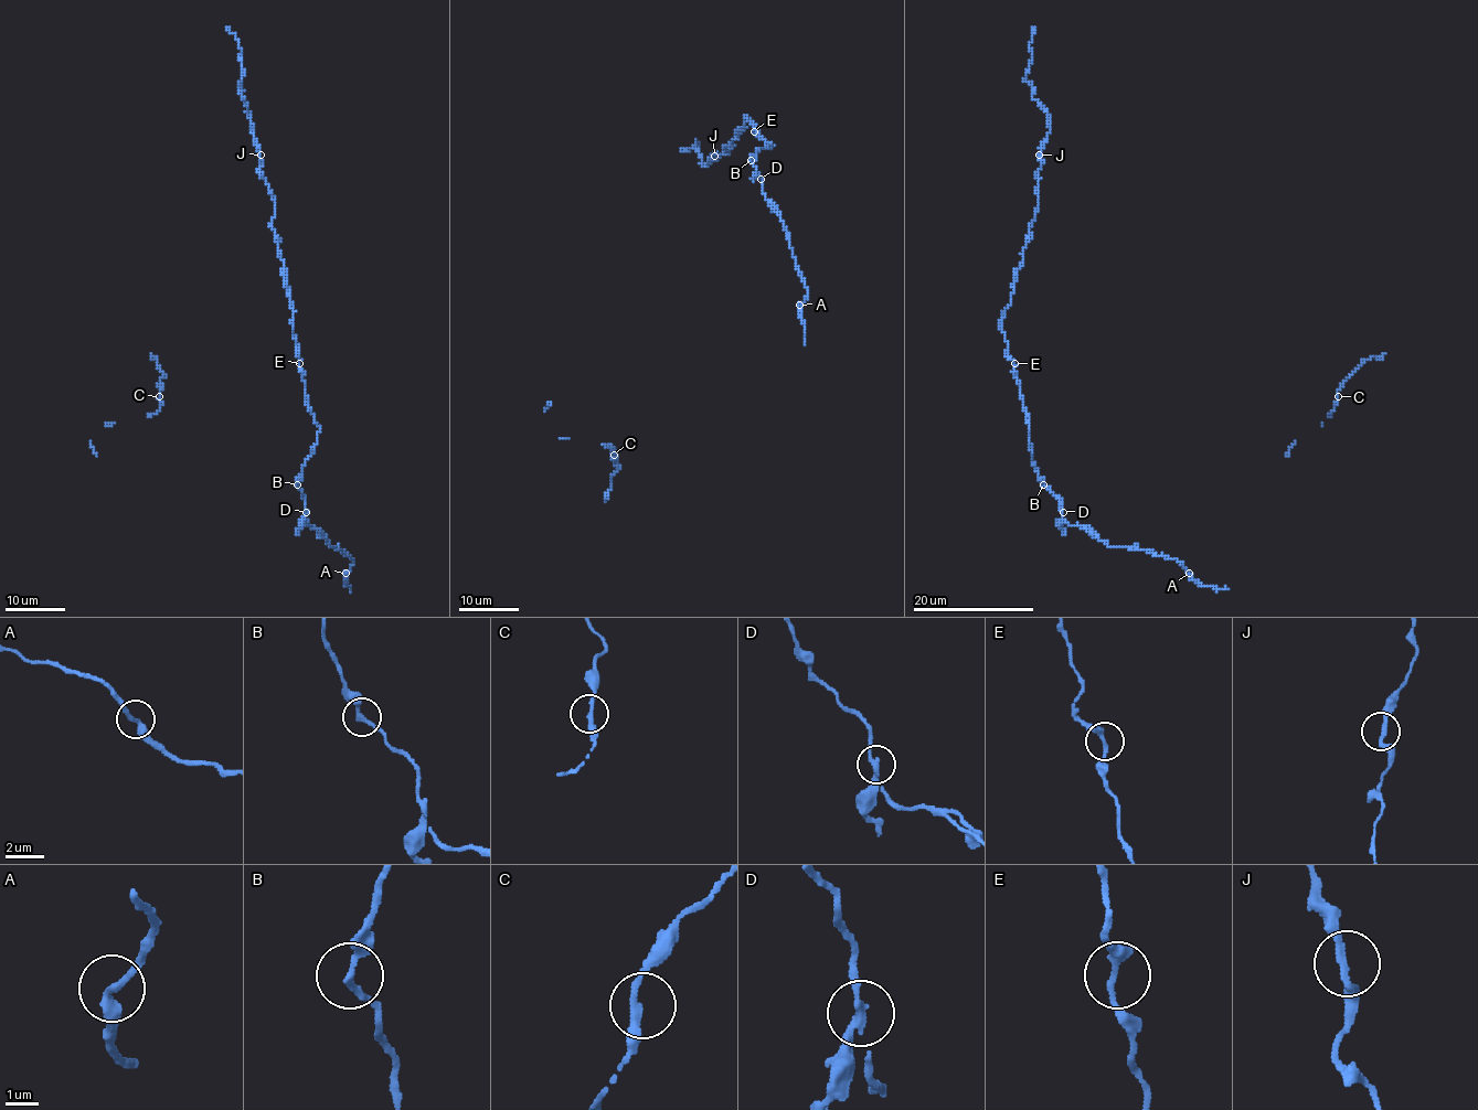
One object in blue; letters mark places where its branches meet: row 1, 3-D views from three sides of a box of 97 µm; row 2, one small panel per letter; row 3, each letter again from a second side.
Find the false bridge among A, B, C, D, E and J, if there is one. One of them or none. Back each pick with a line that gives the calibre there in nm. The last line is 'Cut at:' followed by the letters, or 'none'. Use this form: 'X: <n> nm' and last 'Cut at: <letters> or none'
D: 240 nm
Cut at: D

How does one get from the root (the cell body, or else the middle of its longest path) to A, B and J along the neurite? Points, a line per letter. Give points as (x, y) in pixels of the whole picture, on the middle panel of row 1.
A: (759, 178), (763, 194), (786, 226), (791, 255), (807, 289), (807, 297), (799, 305)
B: (759, 178), (751, 160)
J: (759, 178), (751, 160), (774, 145), (762, 140), (746, 117), (737, 138), (724, 148), (730, 153), (714, 156)

